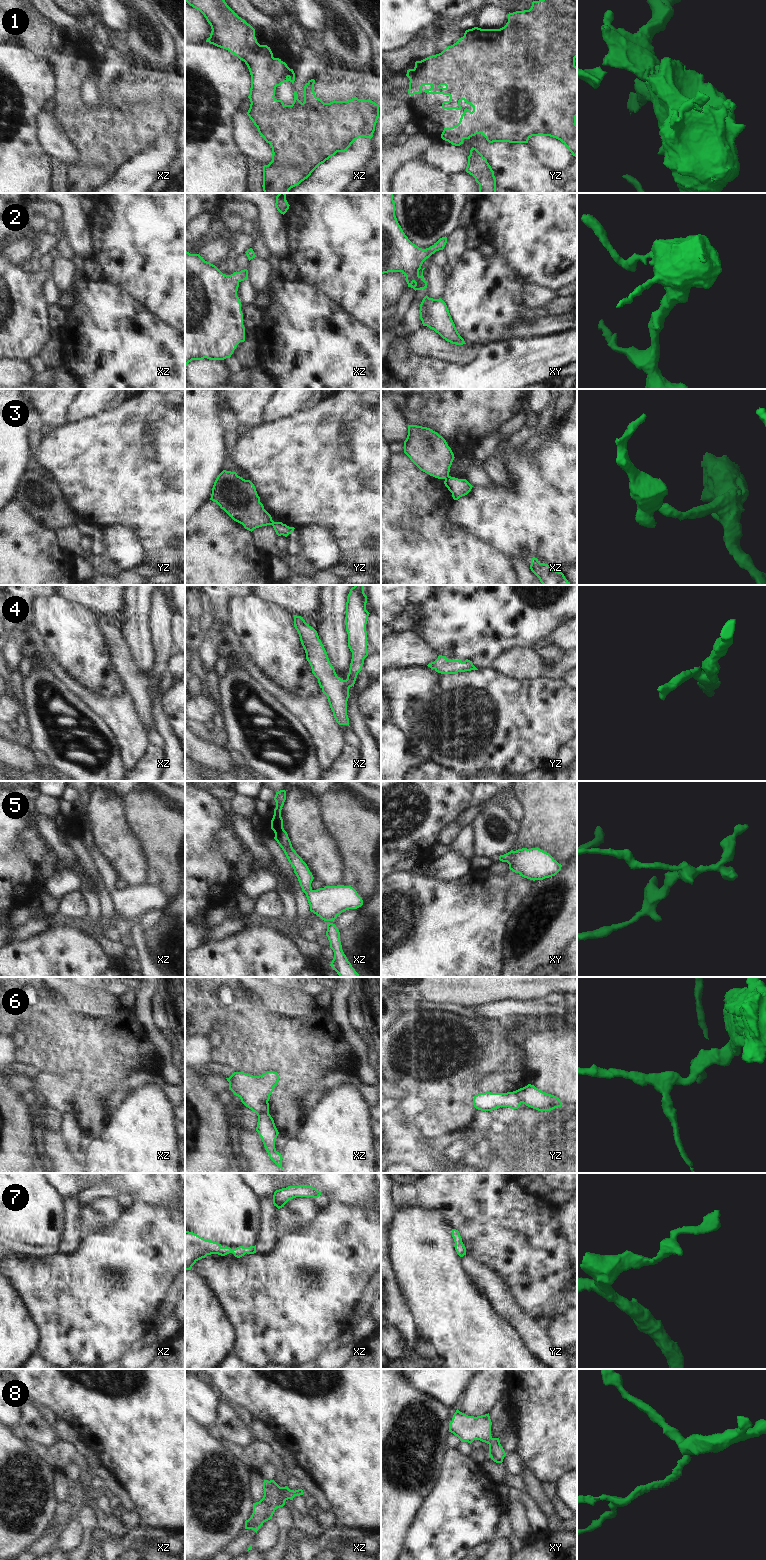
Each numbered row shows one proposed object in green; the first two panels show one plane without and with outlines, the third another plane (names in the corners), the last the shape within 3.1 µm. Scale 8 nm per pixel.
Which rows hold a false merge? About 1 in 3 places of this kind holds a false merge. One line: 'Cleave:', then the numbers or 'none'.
Cleave: 3, 6

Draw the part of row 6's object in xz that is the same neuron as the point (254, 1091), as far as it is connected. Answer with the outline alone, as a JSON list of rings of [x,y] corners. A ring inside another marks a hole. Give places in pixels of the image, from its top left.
[[[267,1071],[259,1076],[244,1072],[234,1072],[229,1078],[229,1090],[241,1099],[241,1102],[256,1114],[269,1113],[269,1099],[277,1086],[279,1075]]]

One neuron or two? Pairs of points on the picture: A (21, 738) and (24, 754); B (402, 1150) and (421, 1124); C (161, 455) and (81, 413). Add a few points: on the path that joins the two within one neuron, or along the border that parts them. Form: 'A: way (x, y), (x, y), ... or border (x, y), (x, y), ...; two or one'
A: border (16, 743), (29, 748); two
B: border (406, 1120), (422, 1139); two
C: border (105, 409), (93, 416), (70, 423); two

